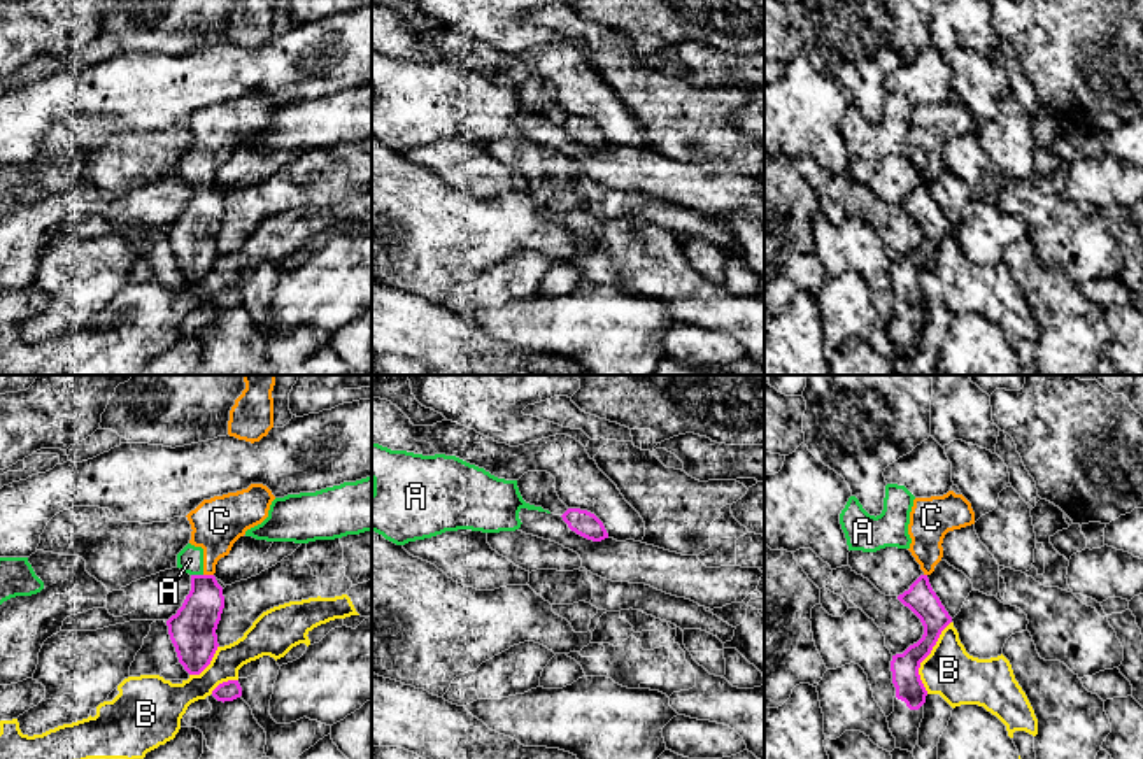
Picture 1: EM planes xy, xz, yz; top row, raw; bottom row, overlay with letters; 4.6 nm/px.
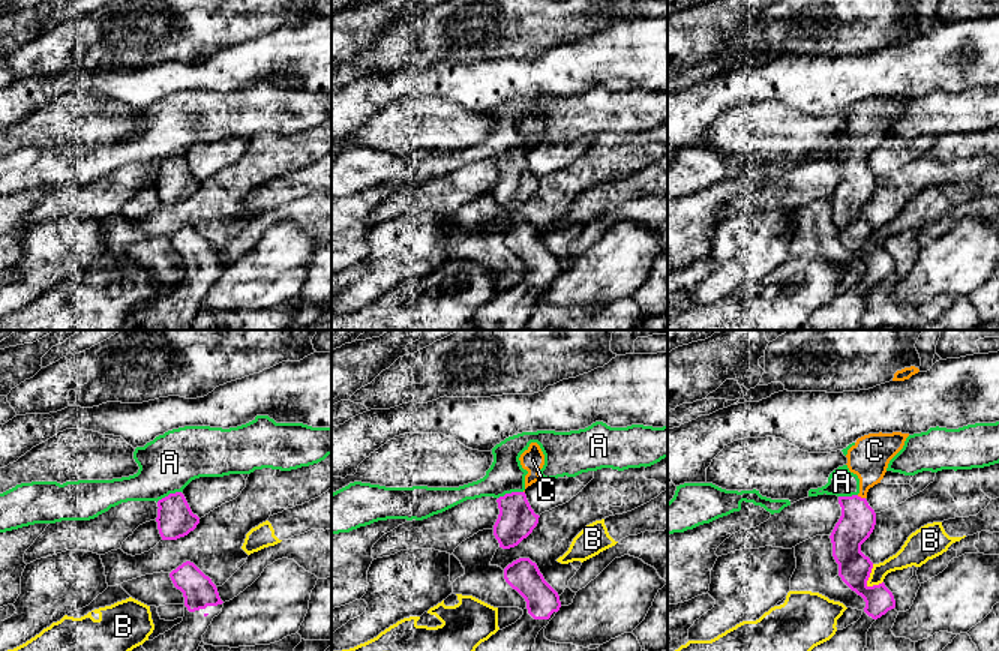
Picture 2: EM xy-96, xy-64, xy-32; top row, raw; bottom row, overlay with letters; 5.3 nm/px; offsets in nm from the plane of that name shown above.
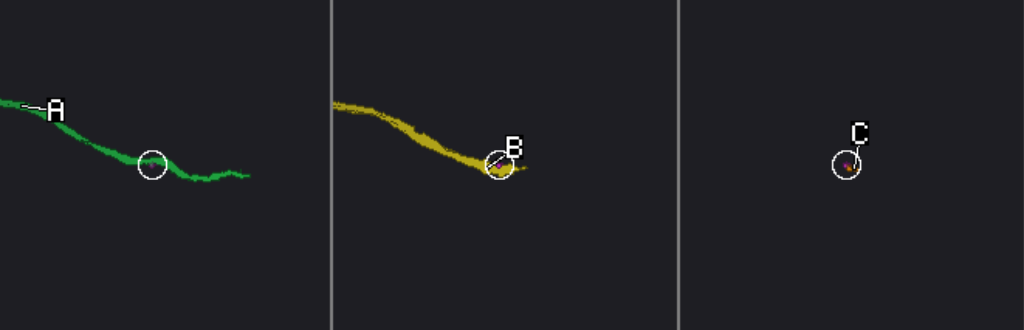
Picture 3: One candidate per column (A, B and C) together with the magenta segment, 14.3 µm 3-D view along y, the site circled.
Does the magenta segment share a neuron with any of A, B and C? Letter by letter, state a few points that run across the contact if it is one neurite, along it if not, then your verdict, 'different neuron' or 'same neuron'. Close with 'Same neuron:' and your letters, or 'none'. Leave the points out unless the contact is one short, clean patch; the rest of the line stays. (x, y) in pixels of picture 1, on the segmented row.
A: xy (191, 574), (202, 575) | different neuron
B: yz (951, 621), (921, 663), (919, 679), (926, 693) | different neuron
C: xy (193, 626), (205, 602), (209, 575), (218, 523) | same neuron
Same neuron: C

